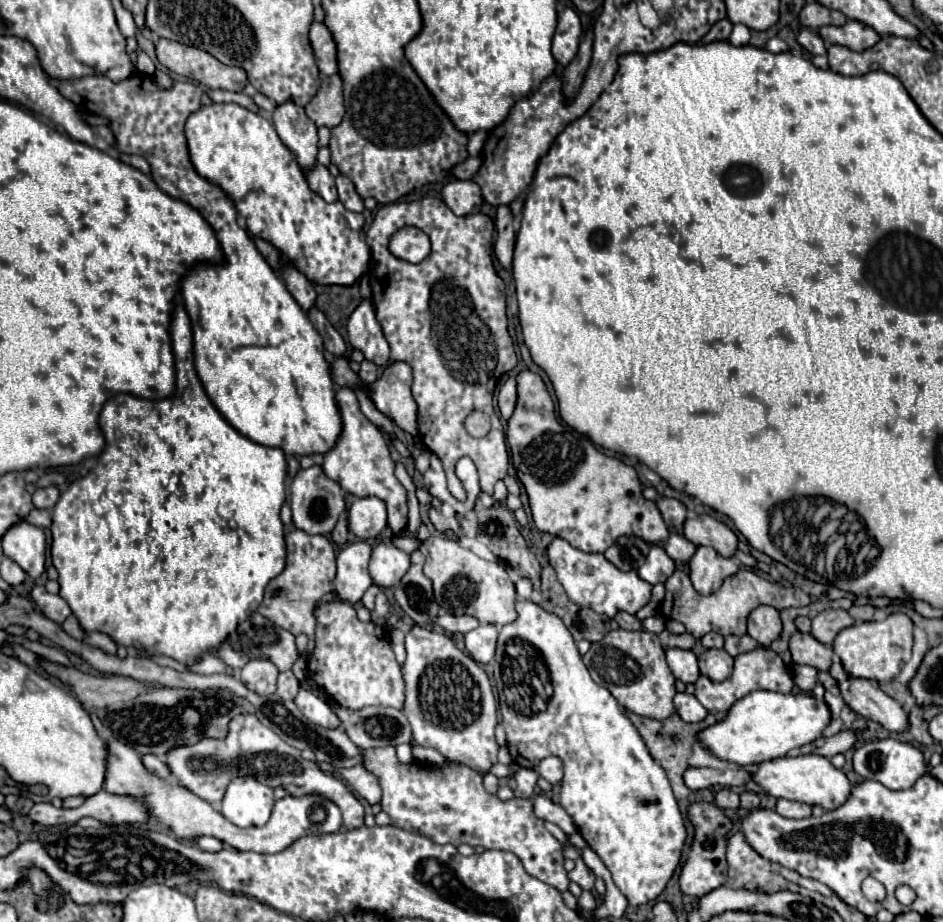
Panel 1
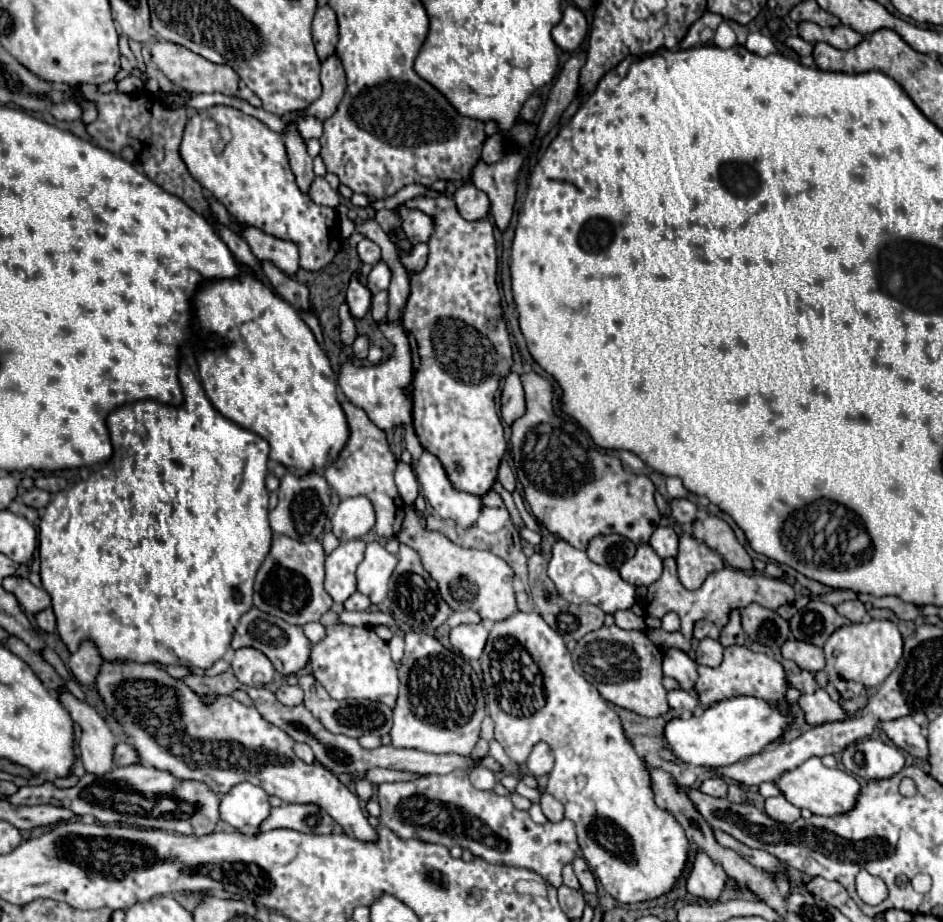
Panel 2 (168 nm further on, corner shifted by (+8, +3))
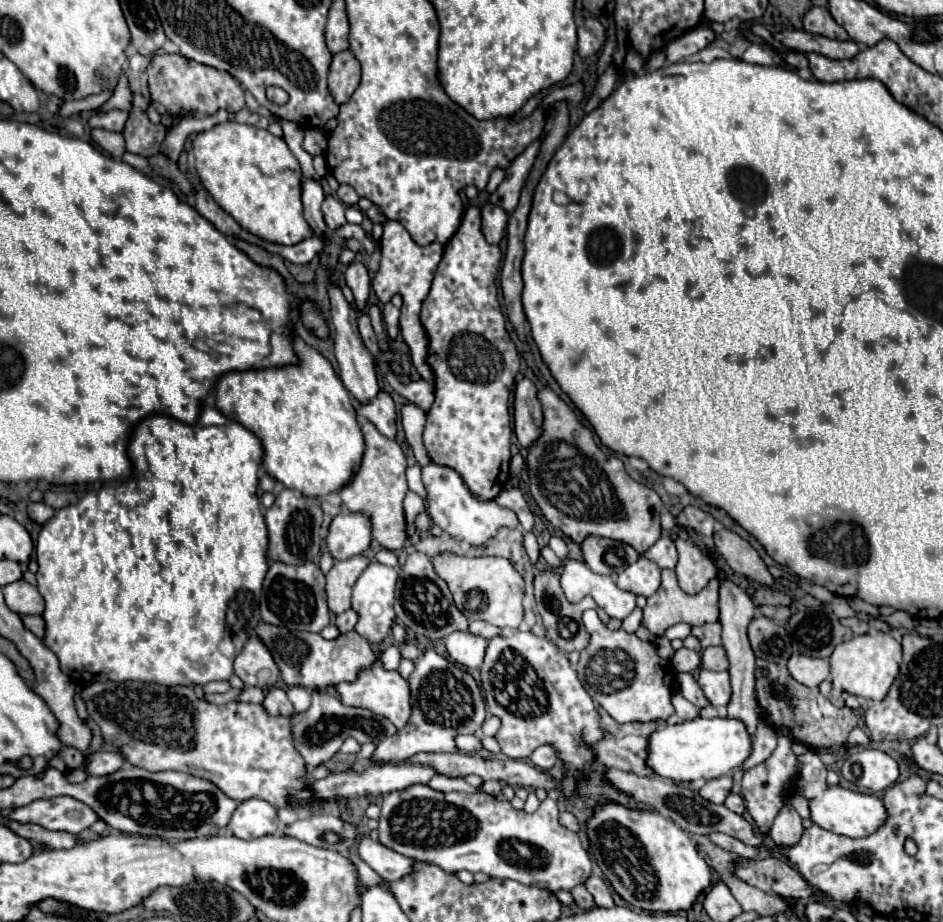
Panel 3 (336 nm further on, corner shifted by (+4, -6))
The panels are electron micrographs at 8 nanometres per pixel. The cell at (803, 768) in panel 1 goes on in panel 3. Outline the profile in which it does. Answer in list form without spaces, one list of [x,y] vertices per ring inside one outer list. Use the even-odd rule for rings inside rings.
[[[808,750],[802,756],[812,756],[812,758],[802,760],[802,770],[800,770],[800,780],[798,780],[800,794],[810,800],[812,822],[816,822],[818,826],[822,826],[834,834],[842,834],[848,838],[870,836],[872,832],[876,832],[876,828],[880,828],[880,824],[884,824],[884,820],[888,818],[888,812],[884,808],[882,798],[878,798],[874,794],[852,792],[842,786],[828,786],[826,784],[826,766],[818,758],[818,754]]]

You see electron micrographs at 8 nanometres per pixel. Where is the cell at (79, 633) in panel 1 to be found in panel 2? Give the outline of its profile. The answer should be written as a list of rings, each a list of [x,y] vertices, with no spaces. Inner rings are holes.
[[[48,607],[48,609],[44,609],[44,611],[40,611],[38,615],[36,615],[36,621],[38,621],[38,627],[42,629],[42,631],[46,631],[46,633],[56,633],[56,615],[54,615],[54,611]]]

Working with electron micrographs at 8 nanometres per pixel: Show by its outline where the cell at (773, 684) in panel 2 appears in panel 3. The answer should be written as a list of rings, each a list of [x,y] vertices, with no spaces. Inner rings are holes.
[[[702,668],[700,676],[698,676],[698,684],[714,708],[722,708],[728,704],[728,700],[730,700],[728,672],[710,672],[710,670]]]

